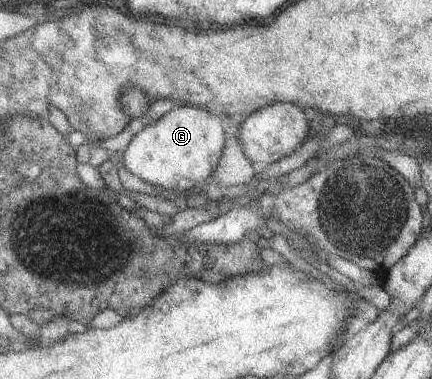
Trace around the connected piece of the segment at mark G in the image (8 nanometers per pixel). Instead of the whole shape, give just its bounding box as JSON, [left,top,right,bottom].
[120,105,225,192]

